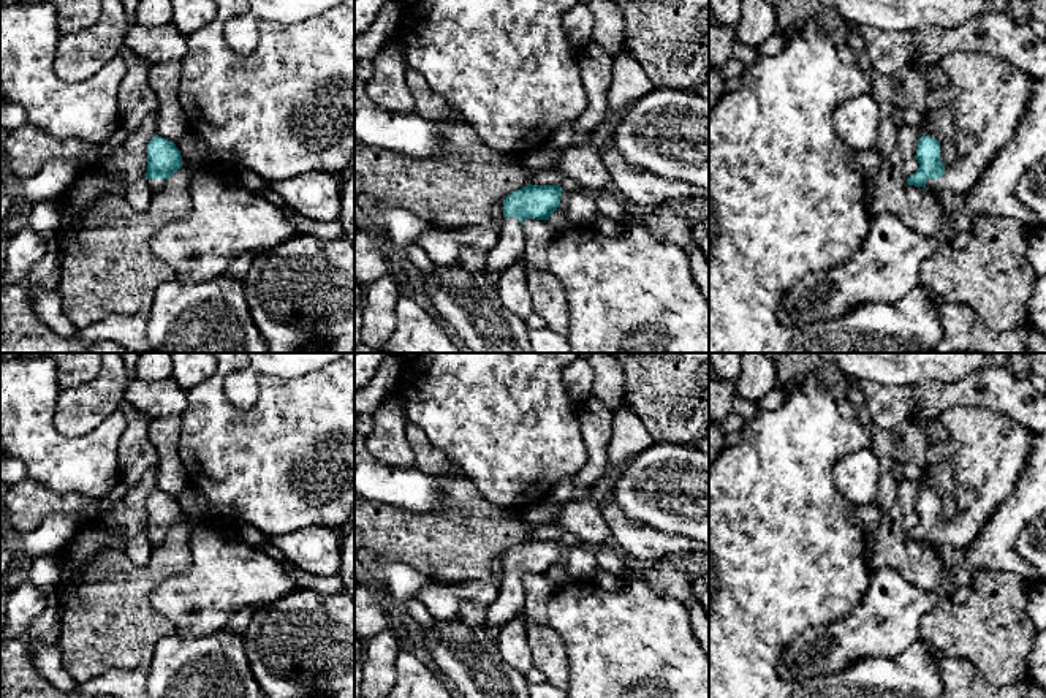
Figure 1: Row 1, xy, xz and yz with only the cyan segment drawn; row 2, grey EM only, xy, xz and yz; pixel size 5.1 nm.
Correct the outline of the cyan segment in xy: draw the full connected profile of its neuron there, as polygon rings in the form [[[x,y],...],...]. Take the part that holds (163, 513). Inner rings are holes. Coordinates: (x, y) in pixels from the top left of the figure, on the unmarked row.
[[[155,491],[147,499],[146,533],[152,548],[165,543],[168,533],[182,522],[182,510],[174,497]]]

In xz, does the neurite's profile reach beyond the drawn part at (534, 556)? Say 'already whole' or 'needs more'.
needs more

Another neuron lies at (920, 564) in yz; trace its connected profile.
[[[951,464],[923,468],[918,480],[904,478],[897,483],[896,505],[883,513],[878,529],[867,537],[866,560],[870,576],[881,567],[889,567],[910,584],[935,592],[943,579],[940,551],[927,543],[908,540],[904,530],[904,519],[915,513],[923,489],[940,497],[945,521],[953,518],[956,500]]]

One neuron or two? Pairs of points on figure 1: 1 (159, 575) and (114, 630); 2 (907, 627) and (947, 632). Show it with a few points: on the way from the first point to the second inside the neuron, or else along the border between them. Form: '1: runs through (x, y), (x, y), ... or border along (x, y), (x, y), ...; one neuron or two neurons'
1: runs through (144, 586), (114, 616); one neuron
2: border along (942, 599), (923, 616), (917, 641); two neurons

